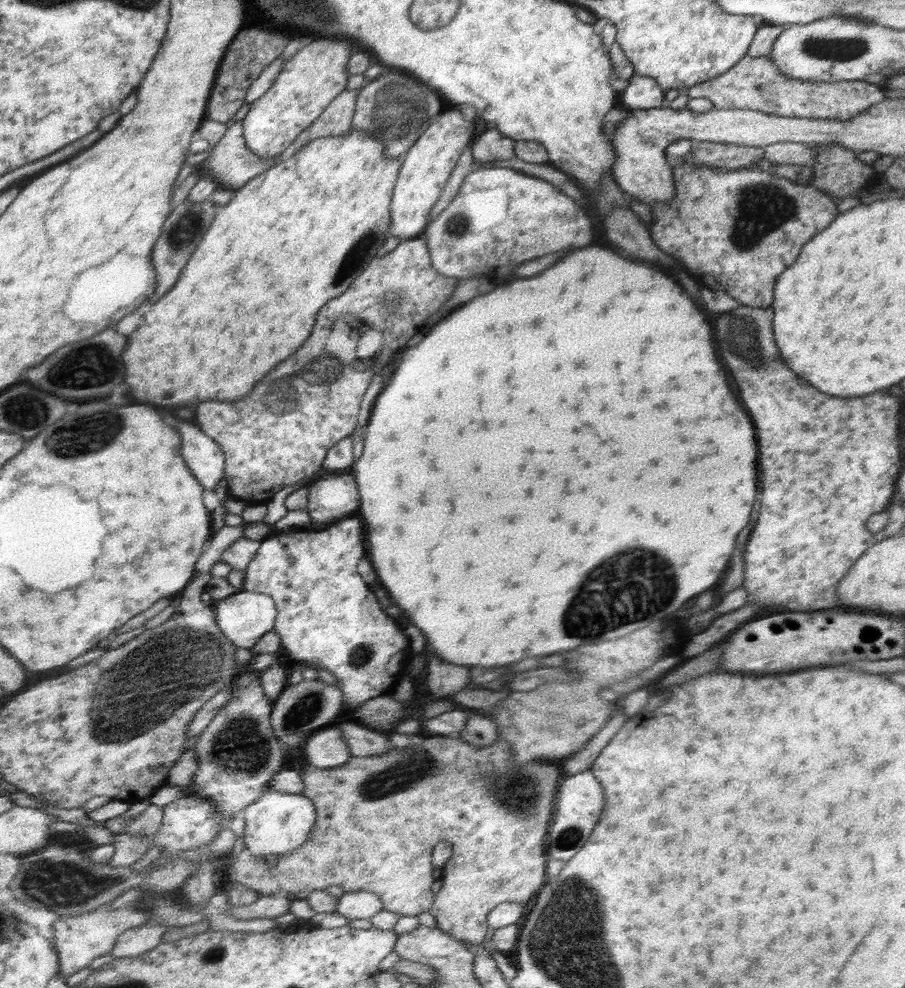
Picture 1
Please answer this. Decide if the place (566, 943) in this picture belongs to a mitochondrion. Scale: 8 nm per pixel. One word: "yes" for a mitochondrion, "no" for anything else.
yes

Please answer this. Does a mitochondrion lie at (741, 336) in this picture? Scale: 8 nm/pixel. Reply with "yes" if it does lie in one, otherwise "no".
yes

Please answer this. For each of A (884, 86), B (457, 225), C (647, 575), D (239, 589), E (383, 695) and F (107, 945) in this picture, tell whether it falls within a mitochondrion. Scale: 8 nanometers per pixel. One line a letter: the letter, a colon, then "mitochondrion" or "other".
A: other
B: mitochondrion
C: mitochondrion
D: other
E: other
F: other

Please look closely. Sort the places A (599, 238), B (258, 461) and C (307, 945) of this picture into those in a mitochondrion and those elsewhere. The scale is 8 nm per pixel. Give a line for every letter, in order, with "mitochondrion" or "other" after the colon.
A: other
B: other
C: other

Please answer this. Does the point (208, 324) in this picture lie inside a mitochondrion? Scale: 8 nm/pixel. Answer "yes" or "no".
no

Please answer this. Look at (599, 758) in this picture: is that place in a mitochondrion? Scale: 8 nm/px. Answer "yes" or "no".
no

